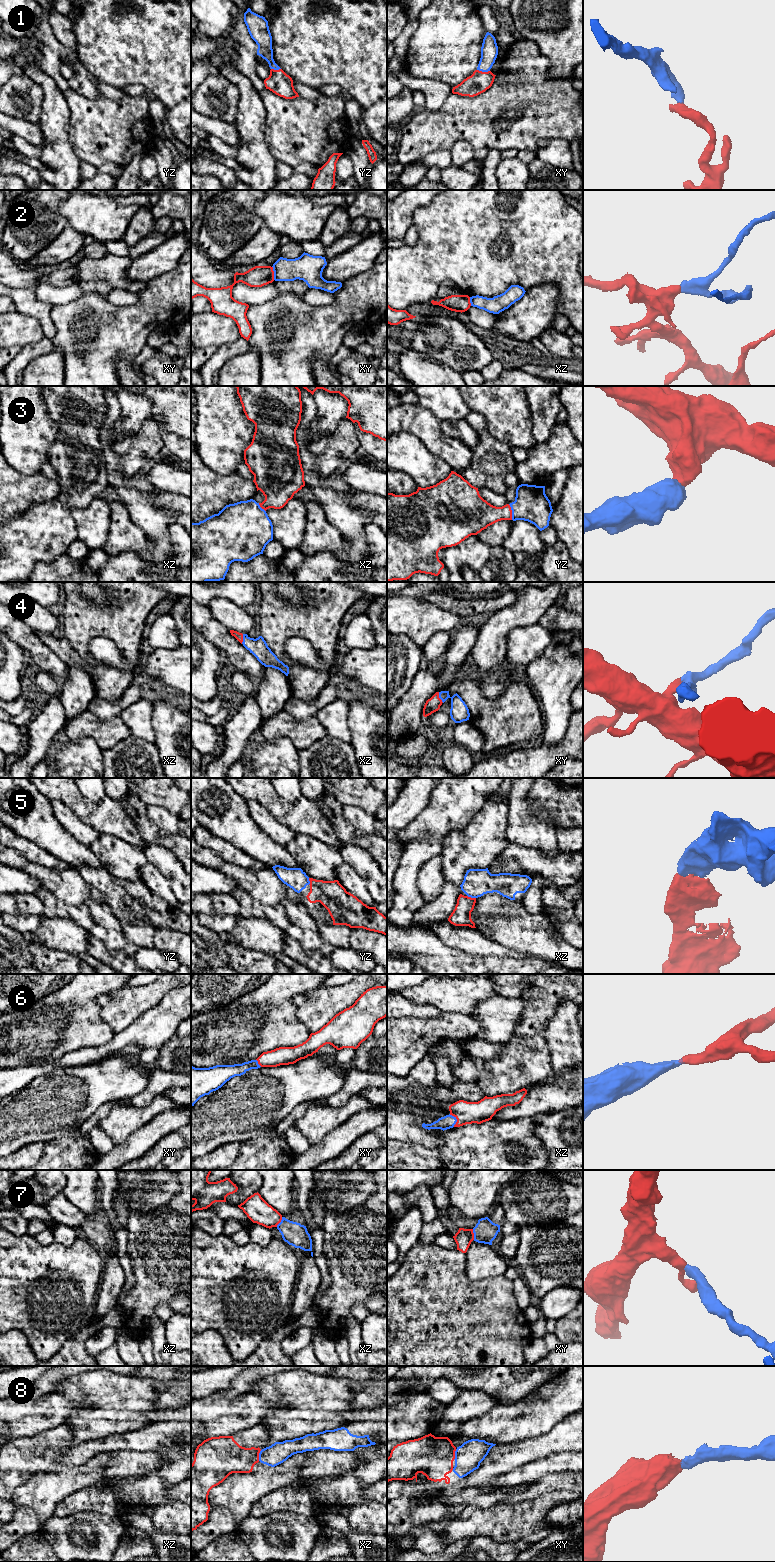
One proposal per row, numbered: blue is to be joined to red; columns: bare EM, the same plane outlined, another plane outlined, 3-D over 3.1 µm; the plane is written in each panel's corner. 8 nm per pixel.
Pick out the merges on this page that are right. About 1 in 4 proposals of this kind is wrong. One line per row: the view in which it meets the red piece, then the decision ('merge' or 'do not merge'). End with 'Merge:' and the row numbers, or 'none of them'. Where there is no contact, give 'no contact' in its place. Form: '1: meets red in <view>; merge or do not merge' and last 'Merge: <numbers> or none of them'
1: meets red in xy; merge
2: meets red in xy; do not merge
3: meets red in yz; merge
4: meets red in xy; merge
5: meets red in xz; merge
6: meets red in xz; merge
7: meets red in xy; merge
8: meets red in xz; merge
Merge: 1, 3, 4, 5, 6, 7, 8

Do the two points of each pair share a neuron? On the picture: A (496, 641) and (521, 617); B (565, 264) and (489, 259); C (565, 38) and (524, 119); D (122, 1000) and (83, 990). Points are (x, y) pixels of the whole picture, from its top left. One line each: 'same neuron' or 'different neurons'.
A: same neuron
B: same neuron
C: different neurons
D: different neurons

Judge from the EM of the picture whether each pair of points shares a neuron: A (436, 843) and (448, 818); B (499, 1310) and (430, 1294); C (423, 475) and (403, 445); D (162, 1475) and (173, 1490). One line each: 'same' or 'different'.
A: different
B: same
C: same
D: different

